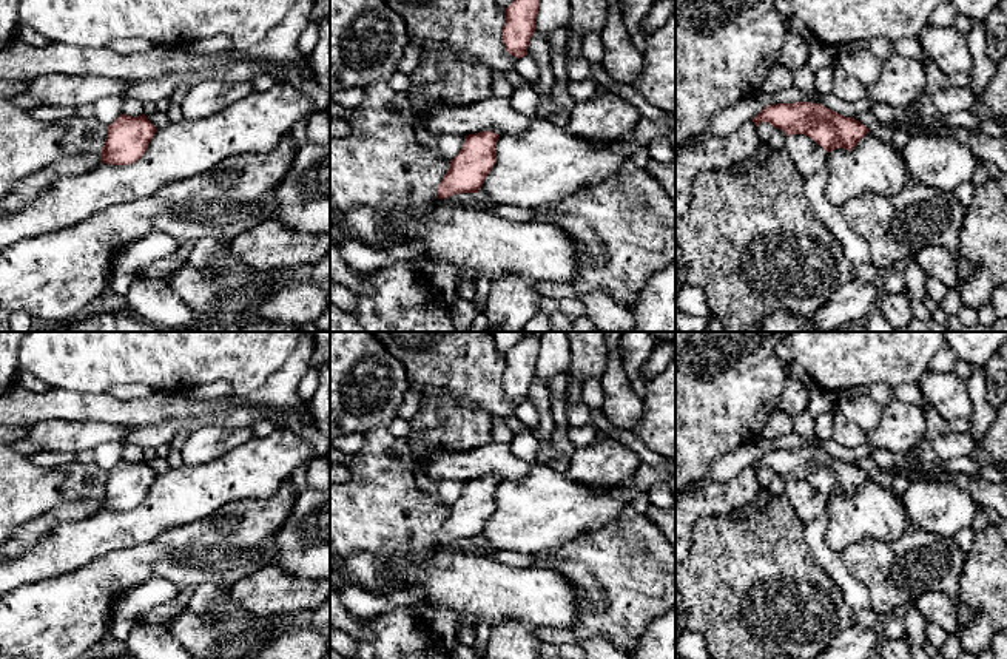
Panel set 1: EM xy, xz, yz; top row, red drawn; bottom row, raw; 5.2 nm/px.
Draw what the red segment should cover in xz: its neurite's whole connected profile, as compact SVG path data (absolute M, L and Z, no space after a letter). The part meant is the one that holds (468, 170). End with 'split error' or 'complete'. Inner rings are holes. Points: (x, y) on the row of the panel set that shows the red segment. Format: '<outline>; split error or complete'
M493 131L464 136L460 153L450 161L449 170L436 188L436 198L477 193L495 165L498 137Z; complete

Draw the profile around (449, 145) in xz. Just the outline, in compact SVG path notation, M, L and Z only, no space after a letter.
M440 134L438 150L441 156L452 161L461 150L464 136Z

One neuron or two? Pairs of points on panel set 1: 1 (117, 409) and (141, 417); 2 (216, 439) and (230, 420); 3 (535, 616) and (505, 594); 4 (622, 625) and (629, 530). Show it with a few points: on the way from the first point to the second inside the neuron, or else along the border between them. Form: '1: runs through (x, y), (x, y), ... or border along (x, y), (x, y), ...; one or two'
1: runs through (124, 412), (134, 412); one
2: border along (252, 426), (202, 425), (190, 432); two
3: runs through (528, 608), (512, 594); one
4: runs through (622, 602), (628, 582), (629, 553); one

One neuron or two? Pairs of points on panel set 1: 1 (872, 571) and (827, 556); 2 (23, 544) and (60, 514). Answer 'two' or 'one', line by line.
1: two
2: one

